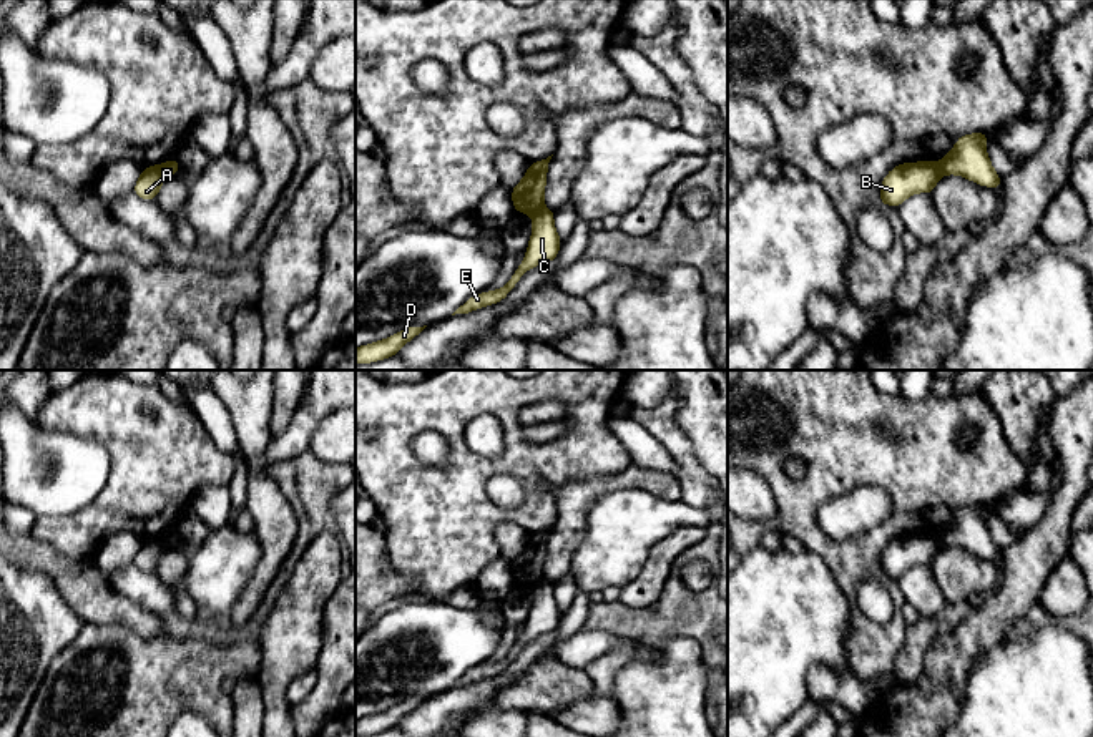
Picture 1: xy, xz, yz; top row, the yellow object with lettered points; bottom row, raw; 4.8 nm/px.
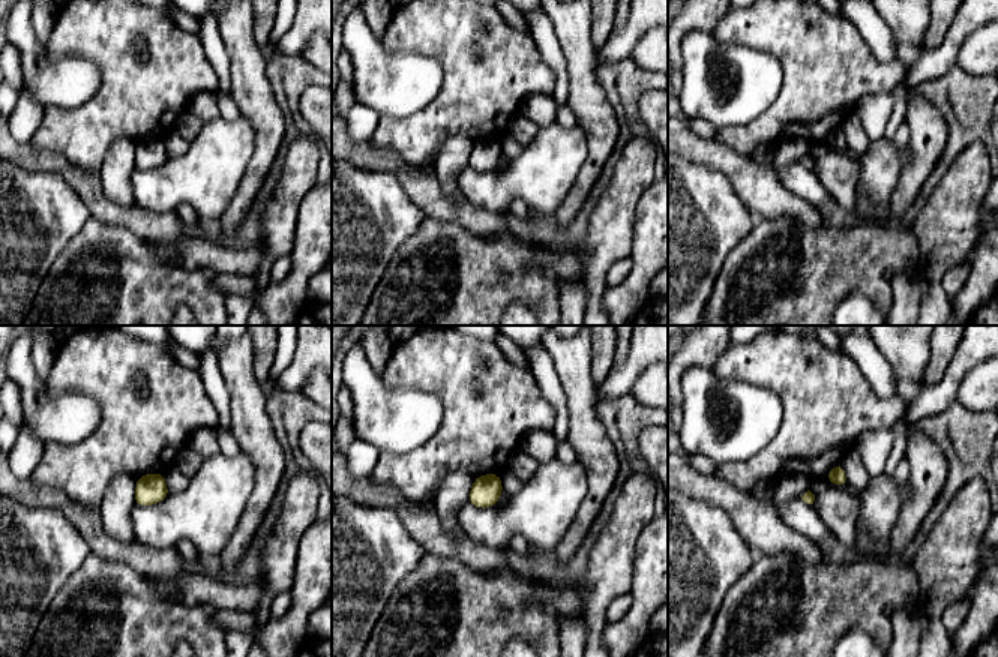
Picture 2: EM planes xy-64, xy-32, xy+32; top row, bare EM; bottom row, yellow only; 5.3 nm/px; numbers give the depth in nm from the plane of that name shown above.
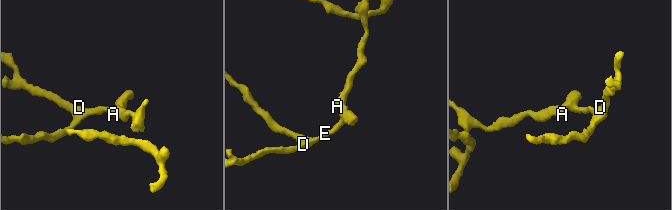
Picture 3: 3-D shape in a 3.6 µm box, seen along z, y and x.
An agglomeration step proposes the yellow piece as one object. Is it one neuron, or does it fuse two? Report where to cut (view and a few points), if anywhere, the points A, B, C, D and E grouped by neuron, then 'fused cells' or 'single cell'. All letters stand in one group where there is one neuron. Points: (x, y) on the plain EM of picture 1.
cut xz (542, 578), (532, 586); groups A B / C D E; fused cells

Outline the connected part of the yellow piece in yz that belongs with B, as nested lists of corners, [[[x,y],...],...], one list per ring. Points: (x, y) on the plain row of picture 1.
[[[902,534],[889,543],[880,556],[882,578],[890,576],[900,579],[900,576],[914,564],[934,564],[934,559],[942,544],[935,534]]]

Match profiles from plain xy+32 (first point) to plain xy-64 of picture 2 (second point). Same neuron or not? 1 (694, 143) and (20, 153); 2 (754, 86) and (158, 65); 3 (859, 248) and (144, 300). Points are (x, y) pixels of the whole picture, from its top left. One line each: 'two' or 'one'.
1: one
2: two
3: one

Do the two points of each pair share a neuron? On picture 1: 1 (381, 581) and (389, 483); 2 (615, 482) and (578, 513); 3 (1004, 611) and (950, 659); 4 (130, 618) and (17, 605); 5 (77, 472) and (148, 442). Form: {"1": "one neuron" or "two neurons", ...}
{"1": "two neurons", "2": "one neuron", "3": "one neuron", "4": "two neurons", "5": "two neurons"}

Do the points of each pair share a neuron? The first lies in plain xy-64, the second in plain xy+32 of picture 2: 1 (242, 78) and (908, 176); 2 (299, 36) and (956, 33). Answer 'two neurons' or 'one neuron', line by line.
1: one neuron
2: one neuron

